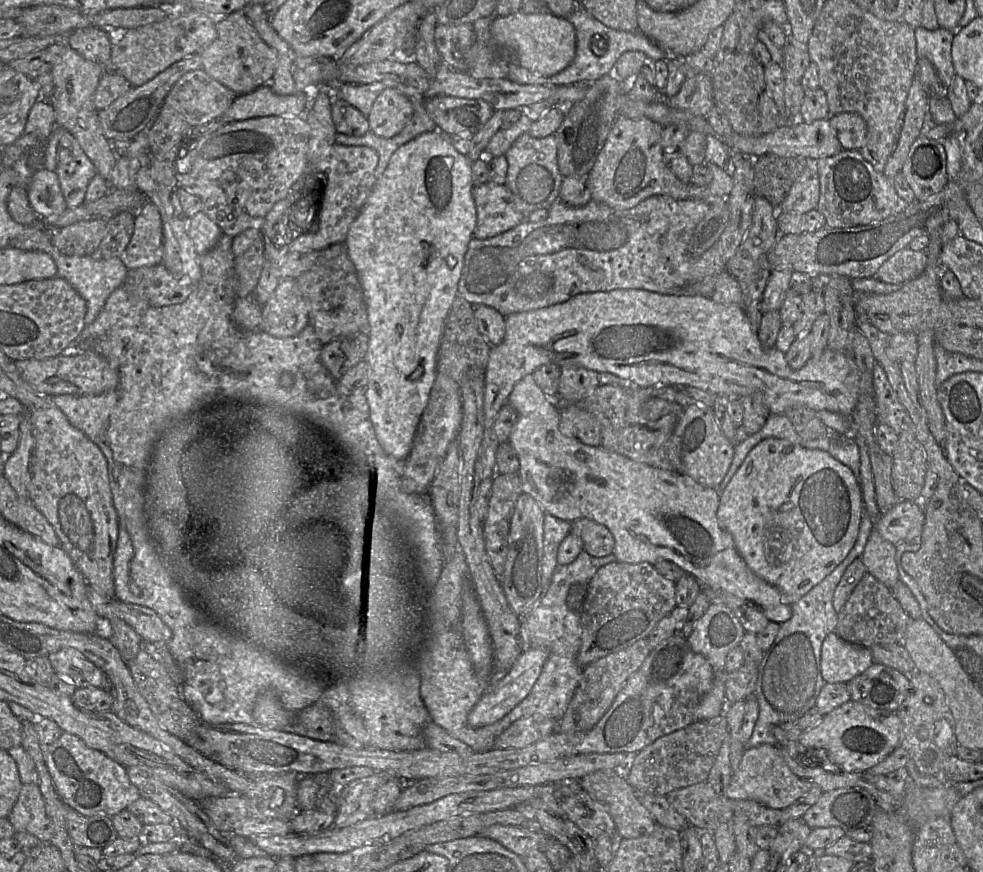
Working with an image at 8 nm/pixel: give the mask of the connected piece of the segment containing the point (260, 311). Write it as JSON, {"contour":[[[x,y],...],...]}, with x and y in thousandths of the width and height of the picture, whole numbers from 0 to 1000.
{"contour":[[[285,319],[284,326],[268,352],[264,352],[258,337],[241,342],[236,361],[239,373],[246,380],[267,380],[284,388],[301,385],[314,372],[313,352],[301,320],[298,319]]]}

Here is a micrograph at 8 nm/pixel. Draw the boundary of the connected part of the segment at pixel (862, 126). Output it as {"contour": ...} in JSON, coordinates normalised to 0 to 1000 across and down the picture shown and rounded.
{"contour":[[[857,128],[844,133],[843,141],[859,172],[874,172],[881,165],[882,143],[874,131]]]}

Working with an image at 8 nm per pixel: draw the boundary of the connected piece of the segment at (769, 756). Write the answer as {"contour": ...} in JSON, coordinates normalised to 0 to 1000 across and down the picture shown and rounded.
{"contour":[[[778,852],[758,858],[751,881],[738,906],[738,913],[743,916],[766,917],[782,927],[796,929],[821,909],[826,900],[825,896],[816,893],[805,884],[790,853]]]}

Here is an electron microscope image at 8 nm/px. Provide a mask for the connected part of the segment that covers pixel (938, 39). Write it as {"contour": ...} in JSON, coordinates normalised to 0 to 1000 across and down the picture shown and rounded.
{"contour":[[[934,31],[930,33],[930,39],[933,65],[944,68],[959,97],[964,100],[973,86],[967,63],[970,36],[958,31],[951,34]]]}

